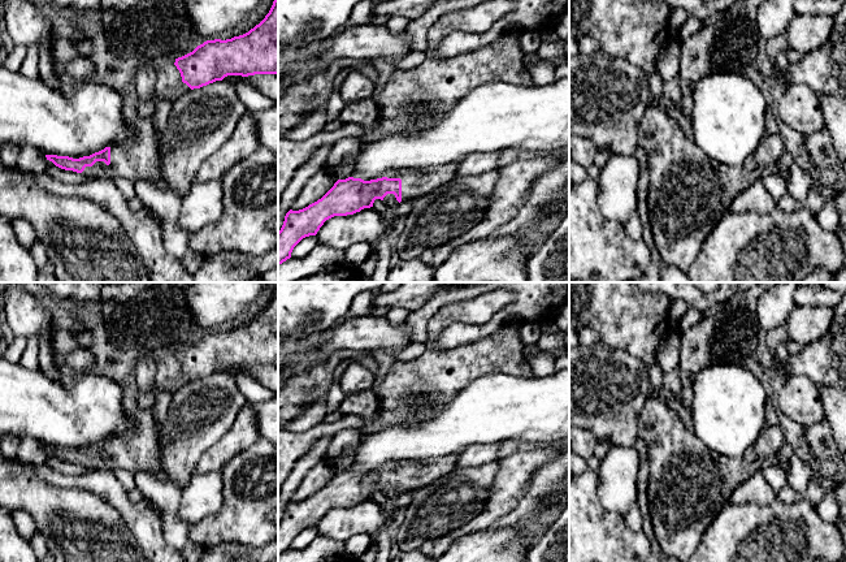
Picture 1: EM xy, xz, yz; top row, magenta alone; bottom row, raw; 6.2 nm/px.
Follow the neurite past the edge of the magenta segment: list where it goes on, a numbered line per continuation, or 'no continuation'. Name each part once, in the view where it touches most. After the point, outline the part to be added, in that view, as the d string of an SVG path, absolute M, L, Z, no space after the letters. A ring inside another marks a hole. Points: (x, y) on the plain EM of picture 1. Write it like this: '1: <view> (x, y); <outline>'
1: xy (137, 452); M136 410L130 415L134 425L127 435L110 437L110 455L96 453L82 466L92 470L123 468L133 474L148 472L166 480L162 471L157 427L151 411Z

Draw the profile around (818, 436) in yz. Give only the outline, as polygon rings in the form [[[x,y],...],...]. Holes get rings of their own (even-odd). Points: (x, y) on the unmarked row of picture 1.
[[[825,419],[816,424],[807,425],[802,442],[806,442],[810,446],[814,457],[821,463],[834,459],[838,453],[830,435],[830,425]]]

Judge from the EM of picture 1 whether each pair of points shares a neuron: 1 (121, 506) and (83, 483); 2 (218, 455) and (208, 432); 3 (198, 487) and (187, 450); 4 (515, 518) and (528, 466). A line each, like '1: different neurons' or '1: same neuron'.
1: same neuron
2: different neurons
3: different neurons
4: different neurons

